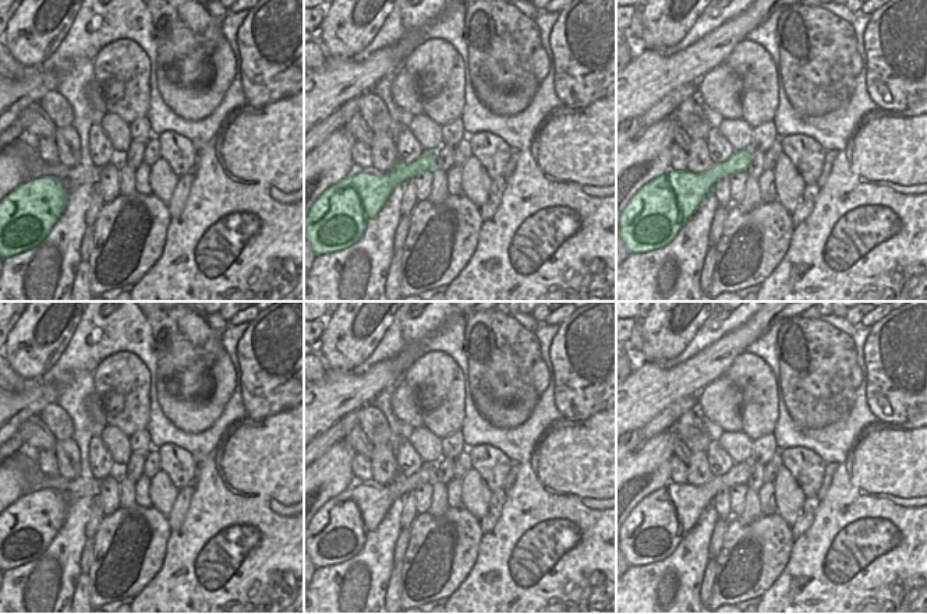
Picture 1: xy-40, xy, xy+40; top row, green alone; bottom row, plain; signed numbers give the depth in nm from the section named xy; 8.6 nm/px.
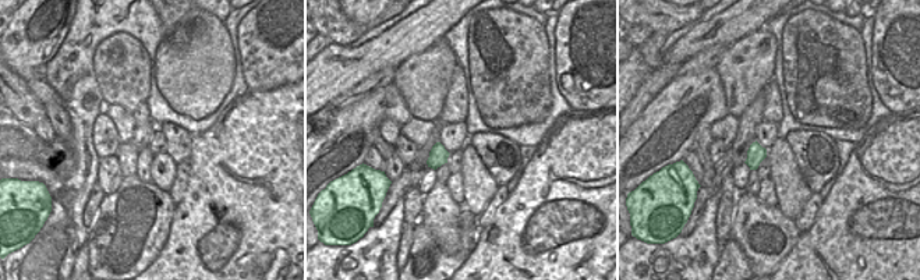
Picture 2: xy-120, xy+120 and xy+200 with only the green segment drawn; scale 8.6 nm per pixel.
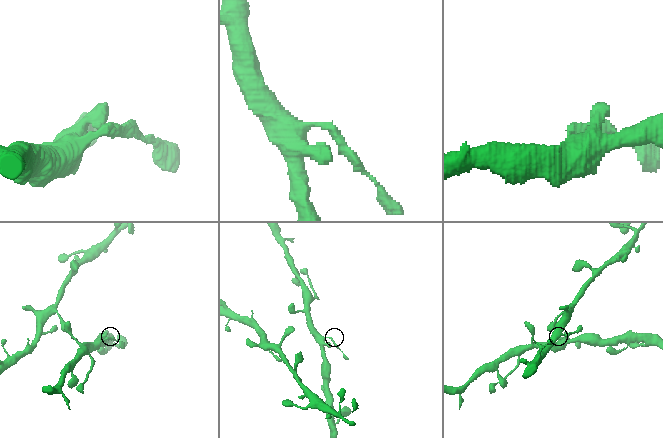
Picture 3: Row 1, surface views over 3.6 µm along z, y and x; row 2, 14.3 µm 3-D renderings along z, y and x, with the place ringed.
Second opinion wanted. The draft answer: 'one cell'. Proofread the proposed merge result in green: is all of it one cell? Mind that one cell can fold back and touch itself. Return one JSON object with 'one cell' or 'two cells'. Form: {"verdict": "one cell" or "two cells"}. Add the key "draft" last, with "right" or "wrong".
{"verdict": "one cell", "draft": "right"}

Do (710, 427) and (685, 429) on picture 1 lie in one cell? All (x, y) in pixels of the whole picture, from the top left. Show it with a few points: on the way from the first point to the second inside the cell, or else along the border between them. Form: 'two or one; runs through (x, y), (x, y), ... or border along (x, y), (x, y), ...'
two; border along (701, 417), (704, 431), (711, 440)

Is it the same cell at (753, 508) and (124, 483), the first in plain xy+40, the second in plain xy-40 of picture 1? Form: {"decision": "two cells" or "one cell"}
{"decision": "one cell"}

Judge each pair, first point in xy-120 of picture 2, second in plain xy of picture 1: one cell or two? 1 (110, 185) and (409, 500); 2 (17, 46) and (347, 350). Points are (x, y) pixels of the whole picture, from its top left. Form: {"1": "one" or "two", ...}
{"1": "two", "2": "one"}

